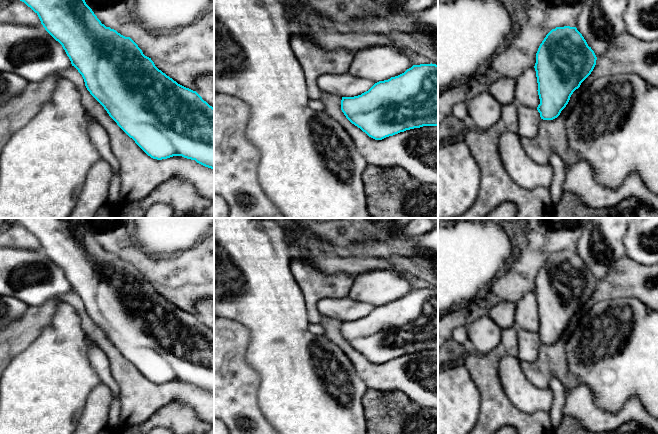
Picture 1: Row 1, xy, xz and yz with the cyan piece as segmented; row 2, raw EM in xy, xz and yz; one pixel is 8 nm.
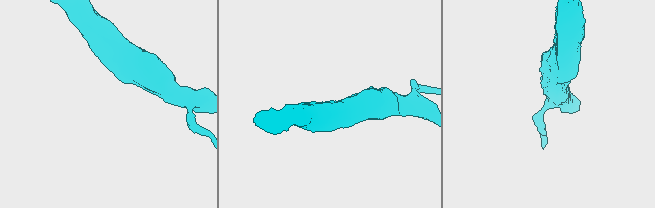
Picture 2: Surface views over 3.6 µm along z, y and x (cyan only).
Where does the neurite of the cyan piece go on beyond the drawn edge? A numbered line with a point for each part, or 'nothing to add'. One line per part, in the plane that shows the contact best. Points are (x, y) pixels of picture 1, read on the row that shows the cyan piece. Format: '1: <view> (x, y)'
nothing to add

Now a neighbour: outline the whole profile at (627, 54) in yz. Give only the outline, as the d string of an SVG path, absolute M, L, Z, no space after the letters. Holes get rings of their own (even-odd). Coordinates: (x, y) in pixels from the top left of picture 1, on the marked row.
M628 32L616 37L612 46L597 57L591 74L581 83L583 92L600 77L633 73L658 87L658 39L642 41Z

